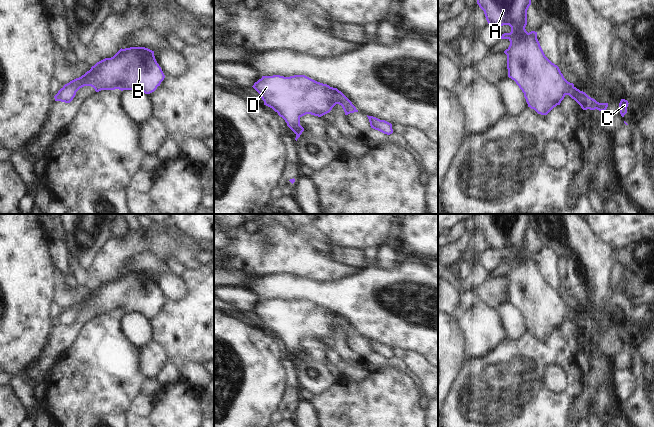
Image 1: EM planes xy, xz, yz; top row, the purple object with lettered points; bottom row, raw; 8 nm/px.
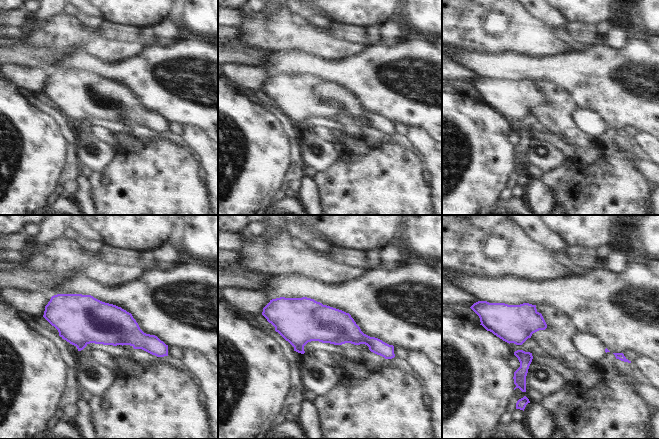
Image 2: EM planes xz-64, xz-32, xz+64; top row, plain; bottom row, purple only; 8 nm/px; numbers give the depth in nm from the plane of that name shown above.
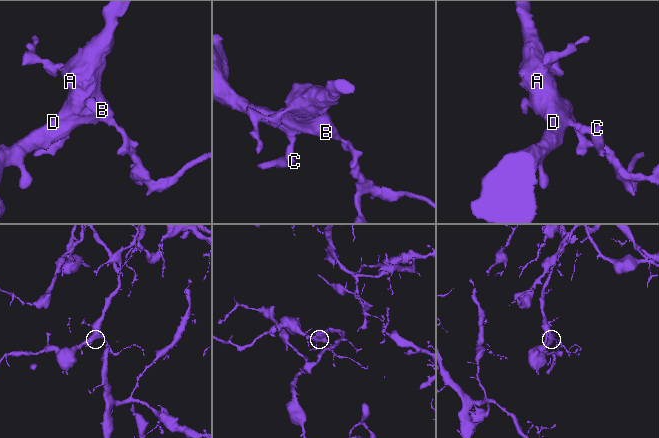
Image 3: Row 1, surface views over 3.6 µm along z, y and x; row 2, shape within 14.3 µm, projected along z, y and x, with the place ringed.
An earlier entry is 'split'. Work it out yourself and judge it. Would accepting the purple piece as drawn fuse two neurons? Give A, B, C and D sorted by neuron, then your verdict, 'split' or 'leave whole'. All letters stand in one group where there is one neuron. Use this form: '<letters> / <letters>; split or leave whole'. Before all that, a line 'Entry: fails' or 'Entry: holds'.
Entry: fails
A B C D; leave whole

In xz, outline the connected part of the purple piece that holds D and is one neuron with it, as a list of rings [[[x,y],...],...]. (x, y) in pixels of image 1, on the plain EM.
[[[305,299],[262,300],[252,311],[260,318],[264,329],[272,332],[285,344],[296,358],[296,365],[304,355],[300,342],[306,338],[321,341],[329,337],[336,328],[342,330],[345,339],[358,336],[337,312]]]

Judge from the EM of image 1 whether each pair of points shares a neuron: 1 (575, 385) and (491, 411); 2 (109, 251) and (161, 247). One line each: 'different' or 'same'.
1: same
2: same

